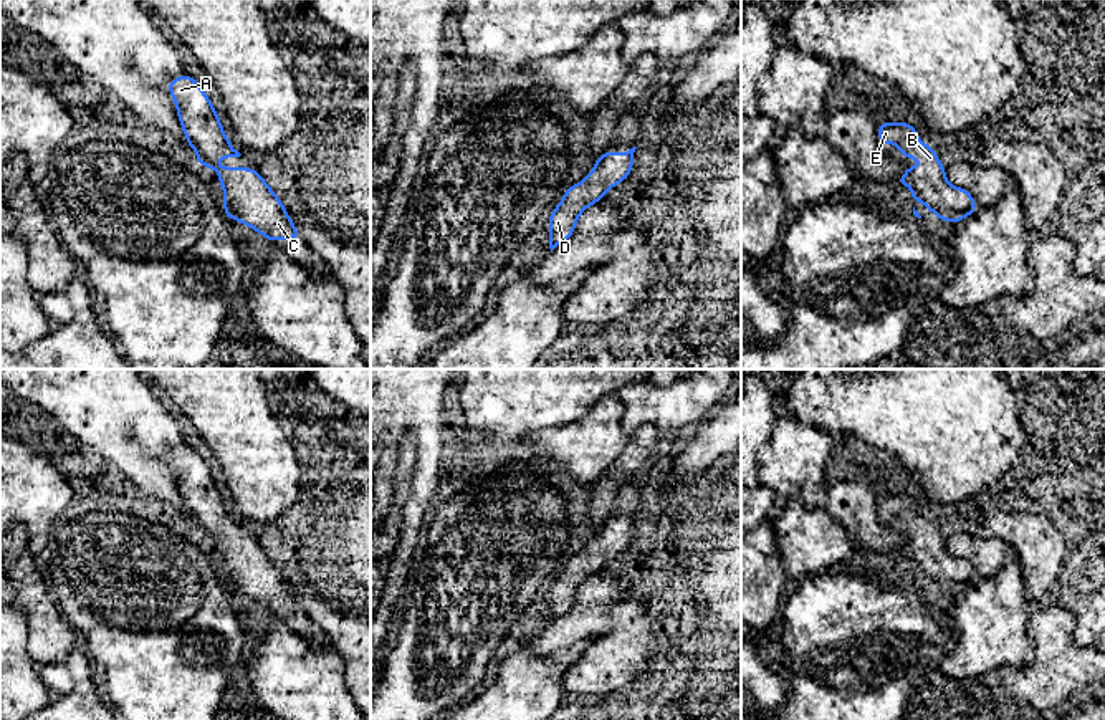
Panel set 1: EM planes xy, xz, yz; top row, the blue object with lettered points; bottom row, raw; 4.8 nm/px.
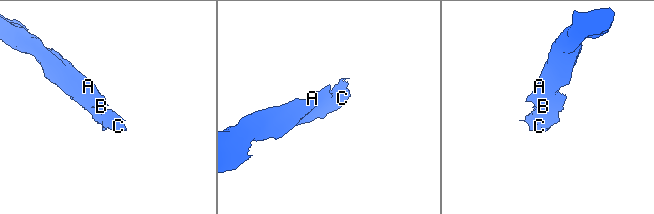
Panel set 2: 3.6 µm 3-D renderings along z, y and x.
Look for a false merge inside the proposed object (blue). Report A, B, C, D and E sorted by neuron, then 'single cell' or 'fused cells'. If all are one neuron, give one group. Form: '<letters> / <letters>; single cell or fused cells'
A B C D E; single cell

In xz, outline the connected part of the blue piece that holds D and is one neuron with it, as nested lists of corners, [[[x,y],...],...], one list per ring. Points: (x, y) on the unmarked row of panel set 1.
[[[637,518],[624,525],[612,520],[596,528],[596,540],[572,554],[564,564],[562,573],[549,584],[549,619],[551,622],[571,609],[576,601],[579,586],[592,574],[602,571],[610,558],[625,551],[634,538],[634,523]]]

